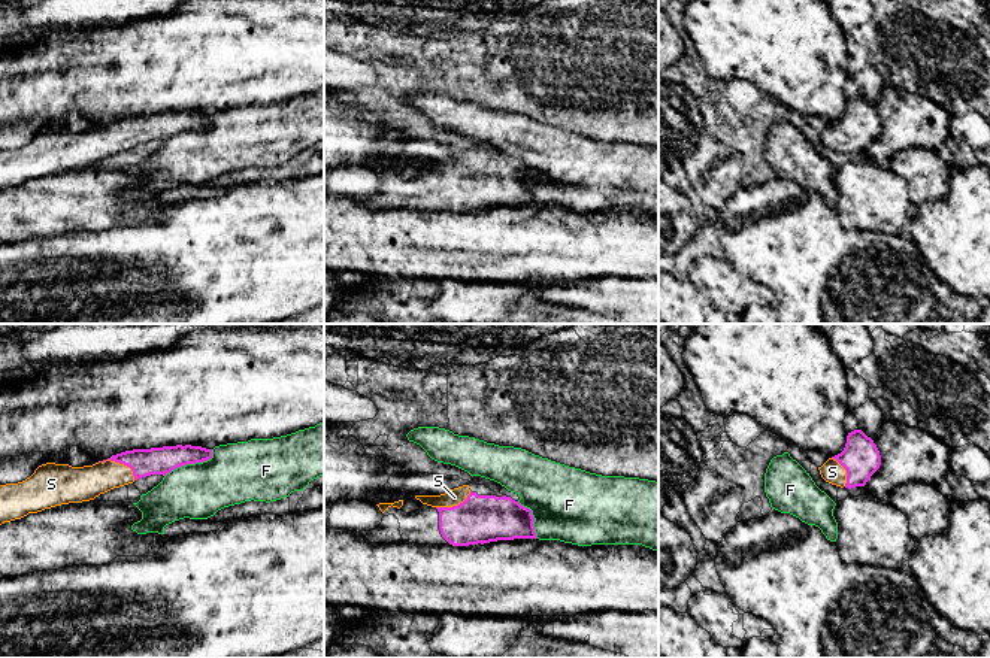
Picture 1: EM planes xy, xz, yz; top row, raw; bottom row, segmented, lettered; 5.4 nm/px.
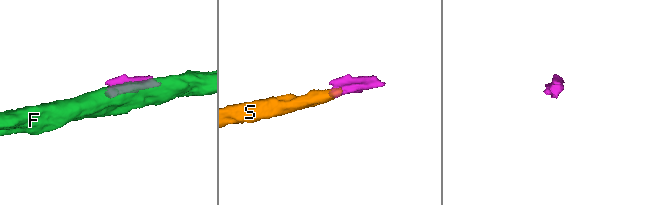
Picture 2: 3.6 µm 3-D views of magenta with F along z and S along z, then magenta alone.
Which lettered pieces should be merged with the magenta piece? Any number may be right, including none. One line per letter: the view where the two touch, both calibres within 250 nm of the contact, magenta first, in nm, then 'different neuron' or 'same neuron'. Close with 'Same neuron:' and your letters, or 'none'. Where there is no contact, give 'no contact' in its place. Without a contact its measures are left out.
F: xy | 140/320 nm | different neuron
S: xy | 150/190 nm | same neuron
Same neuron: S

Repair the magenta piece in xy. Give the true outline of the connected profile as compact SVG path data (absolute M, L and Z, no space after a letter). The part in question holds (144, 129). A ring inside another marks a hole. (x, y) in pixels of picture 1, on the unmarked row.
M191 110L133 115L93 131L46 128L22 148L0 151L0 191L69 169L90 167L151 140L212 124L212 115Z

